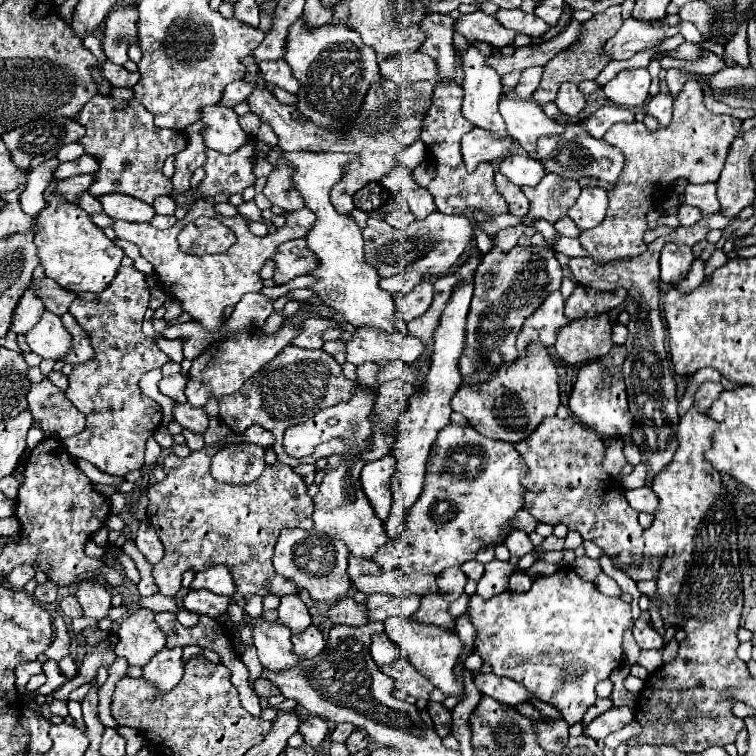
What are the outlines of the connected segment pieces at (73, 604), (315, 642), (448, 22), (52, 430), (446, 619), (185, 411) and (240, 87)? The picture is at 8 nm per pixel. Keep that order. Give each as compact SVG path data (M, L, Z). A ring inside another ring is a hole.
M74 595L64 597L64 599L62 599L62 603L60 603L60 609L62 609L62 613L64 613L66 617L70 617L70 619L74 619L74 617L82 617L80 603L76 601L76 597L74 597Z
M310 625L304 633L292 635L292 643L294 643L294 651L298 655L304 655L306 659L316 657L324 649L324 639L316 625Z
M426 15L420 21L420 27L426 31L426 41L422 43L420 51L430 55L438 69L440 77L454 83L456 81L456 51L454 51L454 19L450 15Z
M42 360L40 371L44 379L40 383L32 383L26 399L34 421L42 425L46 437L52 435L64 439L80 433L84 429L86 417L66 399L66 395L56 385L48 381L48 373L53 370L54 364L52 360Z
M436 591L436 593L428 593L428 597L422 597L422 605L412 617L420 623L434 623L434 625L454 631L456 621L448 613L448 609L450 609L450 603L444 599L444 593Z
M178 403L174 407L174 419L188 431L196 435L204 435L208 429L208 415L204 409L194 409L188 403Z
M240 79L240 81L234 81L232 85L226 85L222 105L234 107L236 103L244 101L250 93L252 93L252 81L242 81L242 79Z

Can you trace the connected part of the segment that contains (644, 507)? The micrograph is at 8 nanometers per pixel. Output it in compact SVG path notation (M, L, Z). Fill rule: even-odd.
M644 485L640 489L626 491L626 501L630 503L632 509L646 511L646 513L654 513L658 507L658 497L654 495L654 491L648 485Z

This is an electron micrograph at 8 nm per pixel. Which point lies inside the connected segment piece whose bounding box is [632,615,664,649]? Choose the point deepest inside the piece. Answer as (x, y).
(646, 637)

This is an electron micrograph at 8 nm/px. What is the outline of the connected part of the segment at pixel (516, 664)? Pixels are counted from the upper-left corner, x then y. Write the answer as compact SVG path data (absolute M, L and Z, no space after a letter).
M560 567L550 577L534 579L532 589L526 593L504 591L488 601L472 595L466 613L478 629L476 653L492 665L492 673L522 683L540 701L554 705L568 725L582 721L588 707L596 701L596 683L608 679L622 665L622 635L632 623L630 603L624 603L620 597L602 595L594 583L578 577L572 567Z

